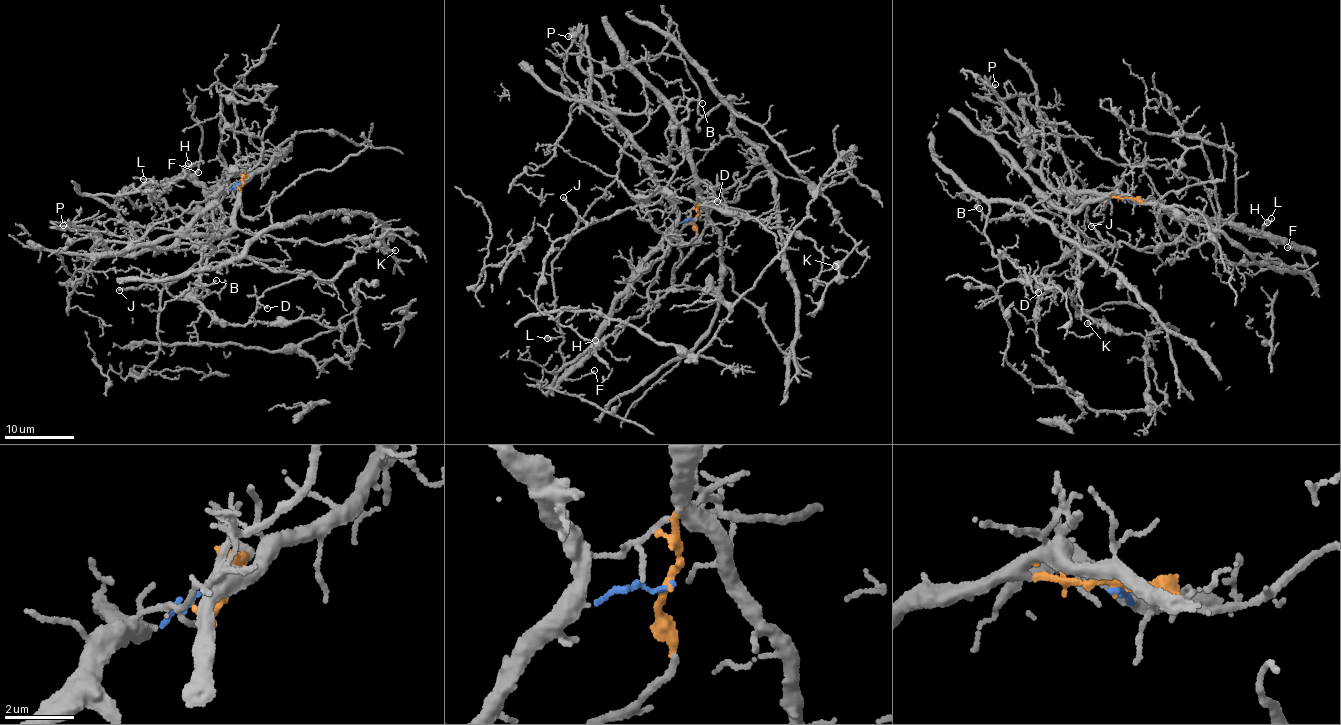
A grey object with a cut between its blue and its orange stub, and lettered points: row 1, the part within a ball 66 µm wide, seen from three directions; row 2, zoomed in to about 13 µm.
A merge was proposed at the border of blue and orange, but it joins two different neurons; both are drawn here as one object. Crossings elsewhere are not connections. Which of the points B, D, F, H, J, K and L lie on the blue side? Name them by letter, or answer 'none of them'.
B, D, F, H, L

